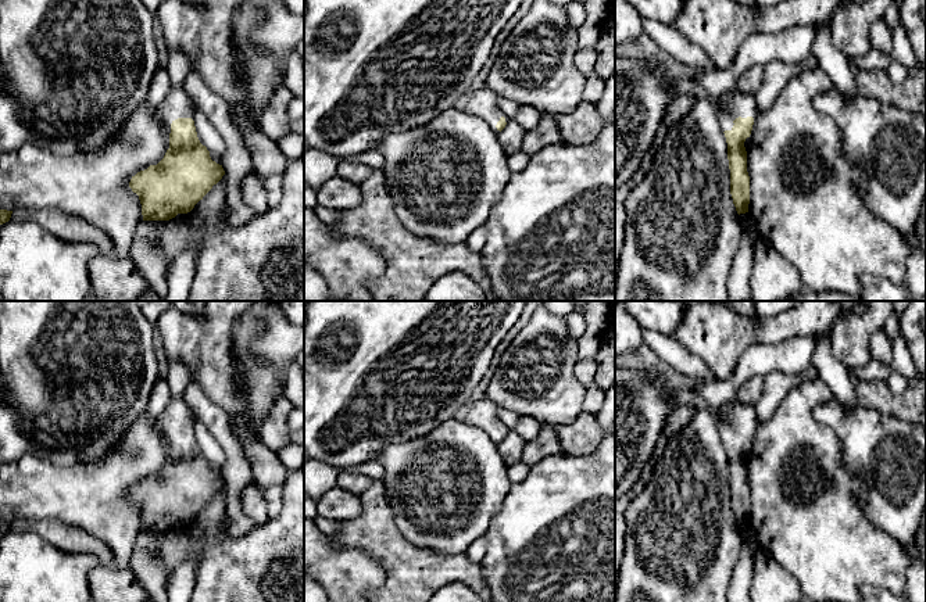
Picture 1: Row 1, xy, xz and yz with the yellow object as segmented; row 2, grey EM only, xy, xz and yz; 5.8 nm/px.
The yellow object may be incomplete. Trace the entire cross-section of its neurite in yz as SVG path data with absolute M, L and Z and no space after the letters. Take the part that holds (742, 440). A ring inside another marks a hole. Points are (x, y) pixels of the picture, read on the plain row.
M733 402L727 416L715 413L715 422L727 454L730 505L737 524L748 523L750 487L747 483L747 454L757 427L755 405Z

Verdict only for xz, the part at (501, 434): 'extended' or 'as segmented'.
extended

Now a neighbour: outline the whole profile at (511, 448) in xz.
M510 431L498 444L498 452L508 467L522 462L525 445L526 441L514 431Z

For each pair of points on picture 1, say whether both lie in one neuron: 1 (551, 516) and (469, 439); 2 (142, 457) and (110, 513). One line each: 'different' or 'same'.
1: different
2: same

